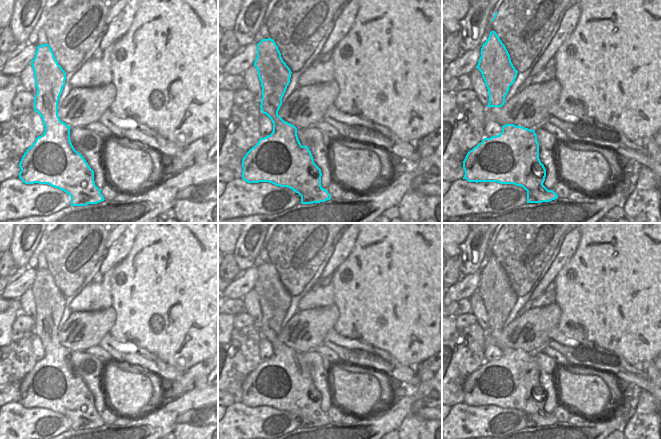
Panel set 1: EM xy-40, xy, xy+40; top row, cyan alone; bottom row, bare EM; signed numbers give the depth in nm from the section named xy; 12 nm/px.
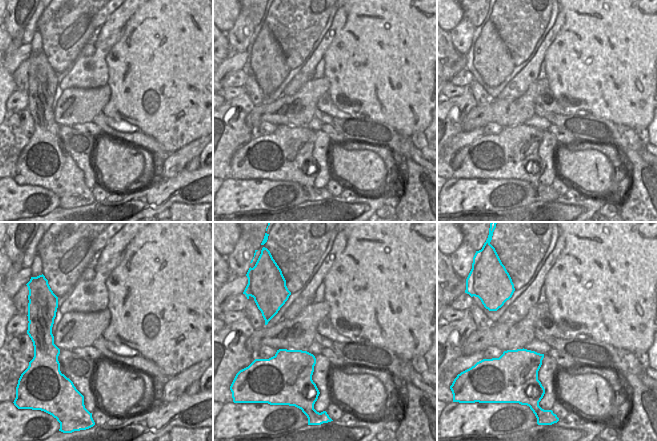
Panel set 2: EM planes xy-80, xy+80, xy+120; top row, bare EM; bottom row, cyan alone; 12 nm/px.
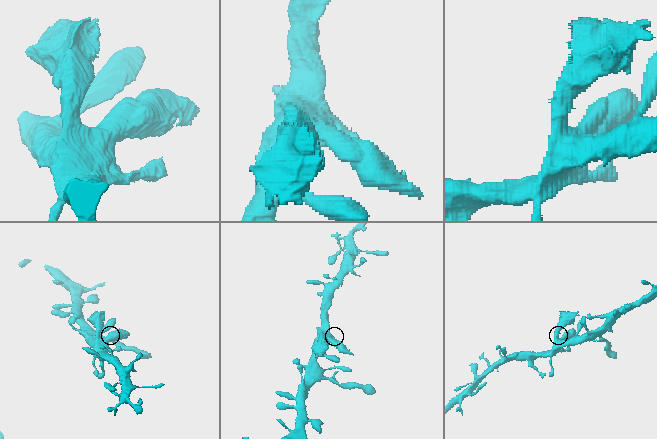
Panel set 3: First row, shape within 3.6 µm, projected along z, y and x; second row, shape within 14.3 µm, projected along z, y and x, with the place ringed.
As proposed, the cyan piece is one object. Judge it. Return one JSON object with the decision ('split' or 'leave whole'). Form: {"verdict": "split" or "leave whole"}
{"verdict": "split"}

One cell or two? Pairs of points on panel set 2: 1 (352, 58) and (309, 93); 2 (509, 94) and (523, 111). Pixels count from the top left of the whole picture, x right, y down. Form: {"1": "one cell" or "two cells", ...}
{"1": "two cells", "2": "two cells"}

